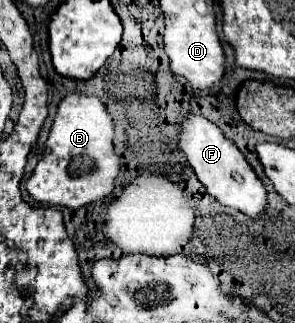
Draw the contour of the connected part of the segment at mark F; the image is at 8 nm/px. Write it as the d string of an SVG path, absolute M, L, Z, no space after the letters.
M181 114L179 118L179 138L177 150L185 154L187 164L193 168L199 182L205 190L219 200L223 206L231 206L247 214L249 218L257 218L267 206L267 190L263 182L257 178L253 168L247 164L245 156L239 148L223 136L223 132L199 114Z

